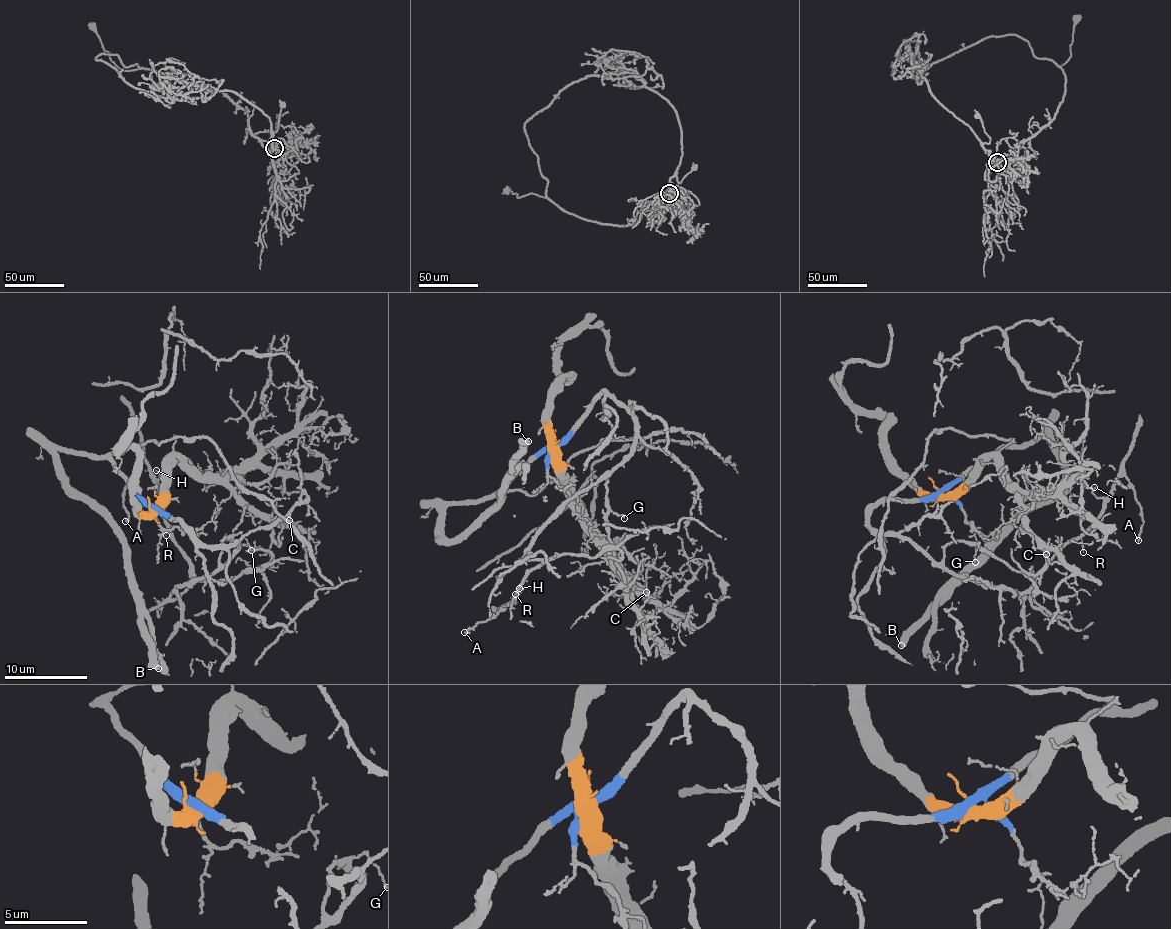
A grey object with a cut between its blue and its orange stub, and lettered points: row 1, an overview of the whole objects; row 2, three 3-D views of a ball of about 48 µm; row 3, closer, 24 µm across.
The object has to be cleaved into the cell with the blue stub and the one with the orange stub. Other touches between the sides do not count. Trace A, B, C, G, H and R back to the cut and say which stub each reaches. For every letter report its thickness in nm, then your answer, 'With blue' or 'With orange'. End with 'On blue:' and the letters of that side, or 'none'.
A: Thickness 180 nm. With blue
B: Thickness 550 nm. With blue
C: Thickness 100 nm. With orange
G: Thickness 100 nm. With blue
H: Thickness 130 nm. With blue
R: Thickness 90 nm. With blue
On blue: A, B, G, H, R

